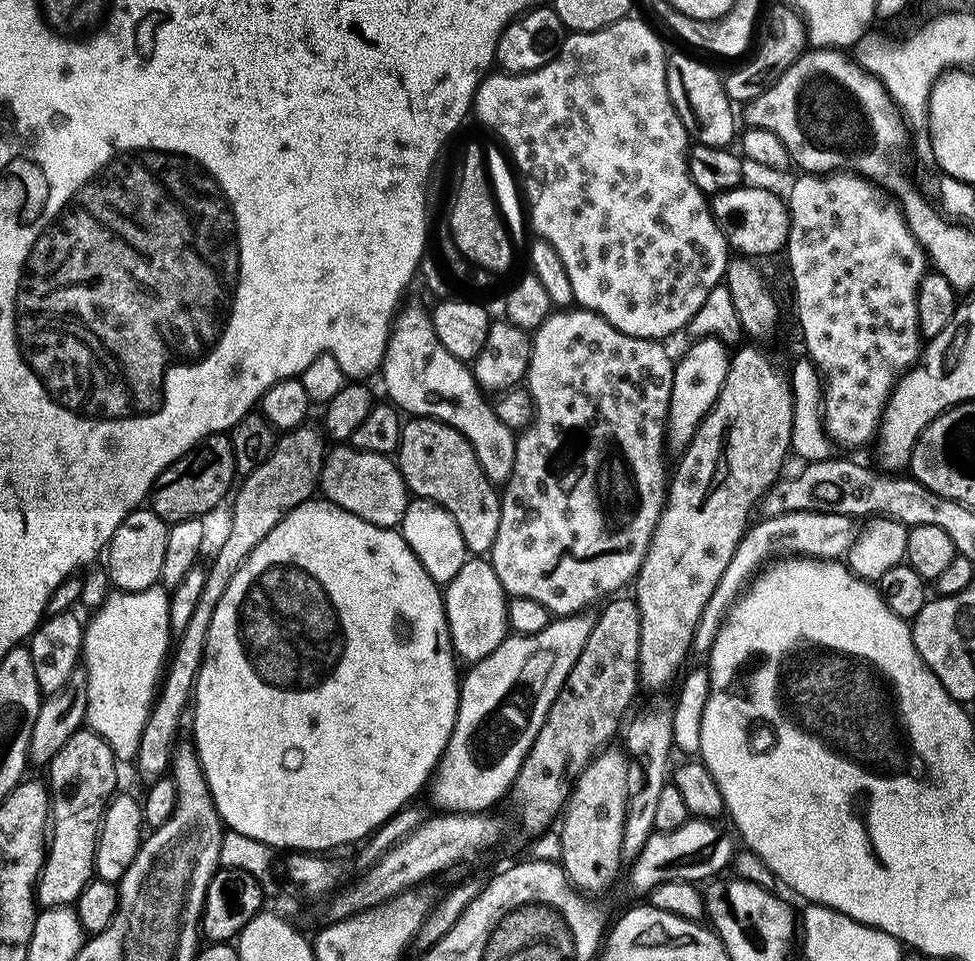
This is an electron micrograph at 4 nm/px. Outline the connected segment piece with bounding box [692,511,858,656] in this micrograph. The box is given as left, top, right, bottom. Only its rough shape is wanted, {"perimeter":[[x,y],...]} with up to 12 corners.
{"perimeter":[[792,511],[756,521],[714,588],[692,649],[707,655],[759,570],[783,558],[841,559],[848,516]]}

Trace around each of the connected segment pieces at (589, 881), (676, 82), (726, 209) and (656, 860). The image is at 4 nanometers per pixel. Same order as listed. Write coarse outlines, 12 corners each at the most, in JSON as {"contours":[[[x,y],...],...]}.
{"contours":[[[609,746],[563,809],[562,865],[604,892],[622,868],[628,753]],[[672,52],[670,102],[695,143],[737,139],[721,73]],[[741,186],[711,197],[712,213],[741,257],[788,246],[785,197]],[[712,818],[653,831],[630,864],[633,890],[701,882],[738,844]]]}

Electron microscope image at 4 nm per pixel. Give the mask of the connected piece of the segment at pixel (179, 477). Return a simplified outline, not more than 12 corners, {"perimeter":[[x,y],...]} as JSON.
{"perimeter":[[207,436],[152,484],[169,526],[207,517],[233,491],[231,439]]}

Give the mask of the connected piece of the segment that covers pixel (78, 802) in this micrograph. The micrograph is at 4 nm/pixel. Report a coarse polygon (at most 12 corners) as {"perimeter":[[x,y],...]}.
{"perimeter":[[81,726],[46,765],[50,835],[35,898],[75,905],[117,791],[116,755]]}

